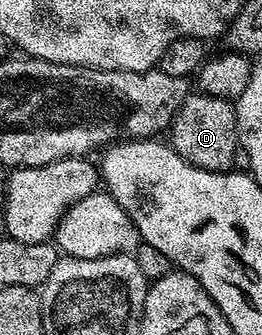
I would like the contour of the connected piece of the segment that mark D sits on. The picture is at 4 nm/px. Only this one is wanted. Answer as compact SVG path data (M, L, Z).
M200 91L190 92L189 98L173 116L173 124L167 130L167 137L174 151L180 153L187 164L216 173L232 170L233 160L239 157L237 110L234 102Z

